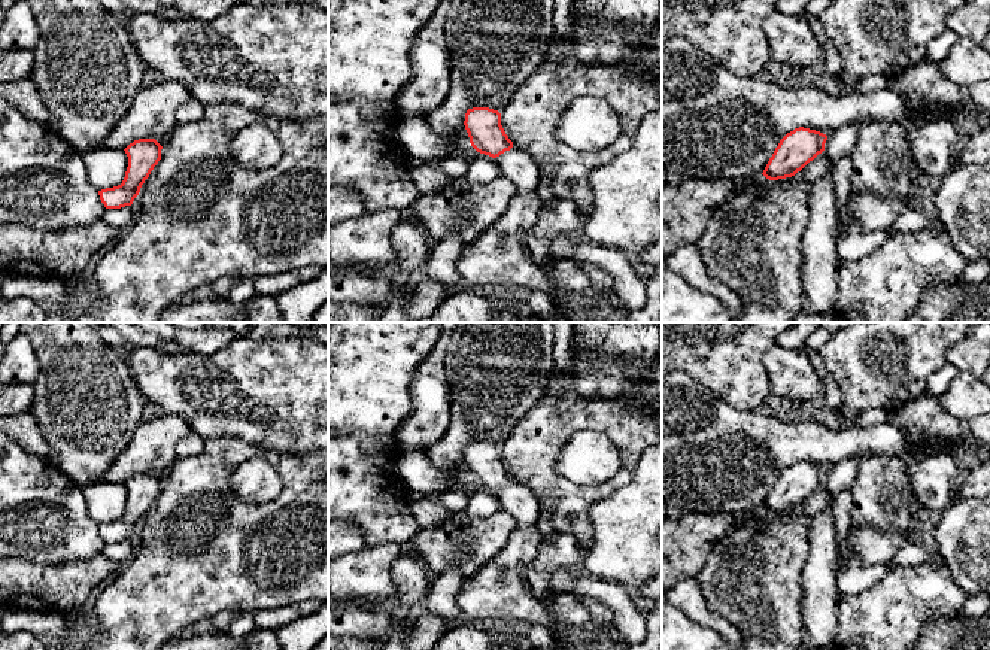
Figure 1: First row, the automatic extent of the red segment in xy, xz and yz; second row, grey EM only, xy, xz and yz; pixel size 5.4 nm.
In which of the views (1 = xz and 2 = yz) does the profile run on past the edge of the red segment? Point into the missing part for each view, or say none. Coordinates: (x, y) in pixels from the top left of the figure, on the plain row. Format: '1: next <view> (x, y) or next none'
1: next xz (519, 501)
2: next none

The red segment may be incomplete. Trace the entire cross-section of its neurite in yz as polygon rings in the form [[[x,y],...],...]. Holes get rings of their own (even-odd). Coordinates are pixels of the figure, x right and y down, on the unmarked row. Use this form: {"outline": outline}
{"outline": [[[795,462],[780,474],[762,508],[769,514],[795,510],[825,485],[826,474],[820,465]]]}

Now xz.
{"outline": [[[473,441],[465,447],[465,464],[471,480],[492,490],[505,513],[511,514],[519,525],[537,526],[540,504],[534,492],[513,480],[501,459],[501,447],[489,441]]]}

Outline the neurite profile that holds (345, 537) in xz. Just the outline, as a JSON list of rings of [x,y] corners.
[[[349,520],[328,522],[328,559],[367,549],[361,528]]]

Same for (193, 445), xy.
[[[189,432],[186,437],[180,438],[176,444],[177,458],[197,456],[204,449],[204,440],[195,434]]]

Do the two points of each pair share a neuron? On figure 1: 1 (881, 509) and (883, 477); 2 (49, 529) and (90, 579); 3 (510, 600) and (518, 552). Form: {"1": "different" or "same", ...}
{"1": "same", "2": "different", "3": "same"}

